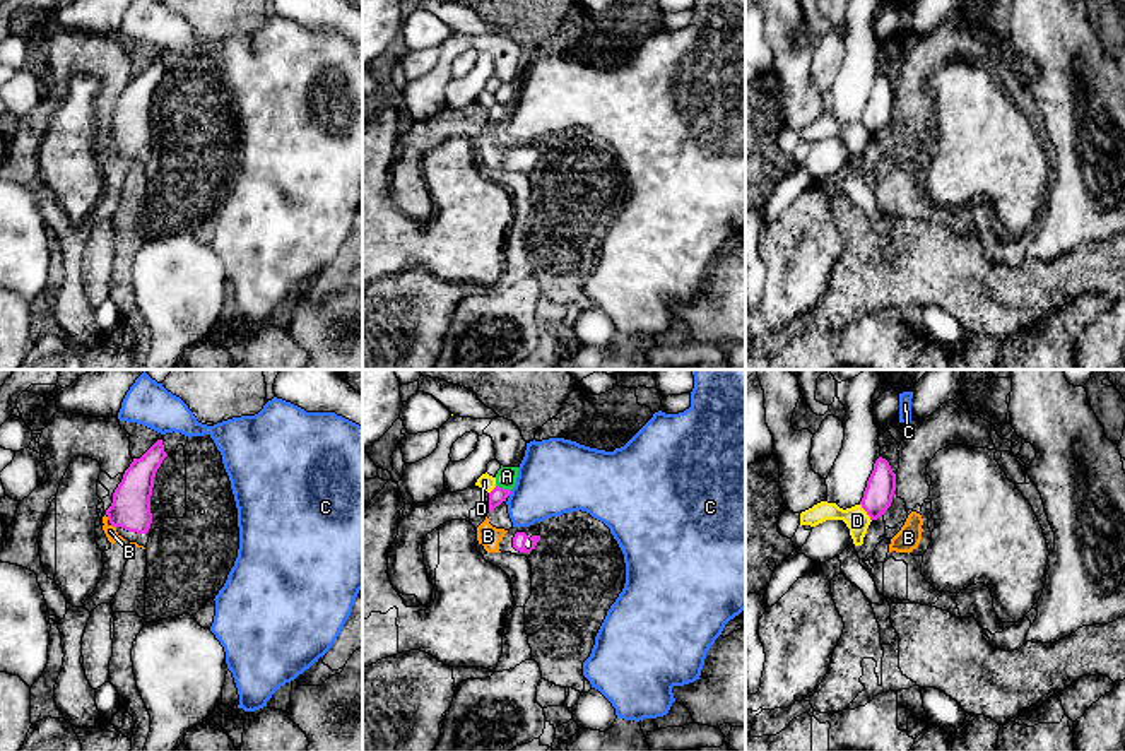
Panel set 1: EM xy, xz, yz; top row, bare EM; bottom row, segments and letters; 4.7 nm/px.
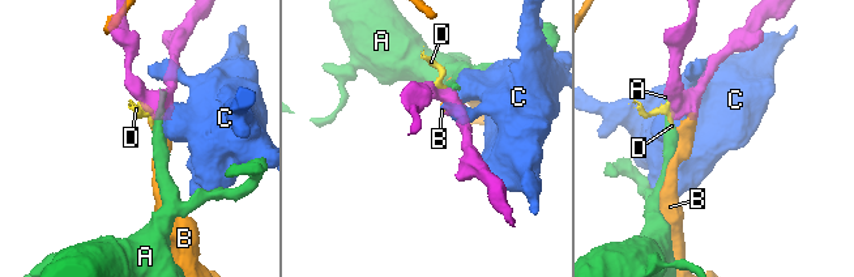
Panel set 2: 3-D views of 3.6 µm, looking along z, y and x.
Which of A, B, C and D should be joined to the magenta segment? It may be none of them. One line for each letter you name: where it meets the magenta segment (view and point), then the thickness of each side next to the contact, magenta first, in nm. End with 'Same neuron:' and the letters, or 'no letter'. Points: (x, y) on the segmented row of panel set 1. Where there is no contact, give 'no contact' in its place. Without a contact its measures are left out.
B: xy (113, 526) | 190/60 nm
Same neuron: B

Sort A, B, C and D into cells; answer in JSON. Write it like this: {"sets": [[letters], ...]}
{"sets": [["A"], ["B"], ["C"], ["D"]]}

